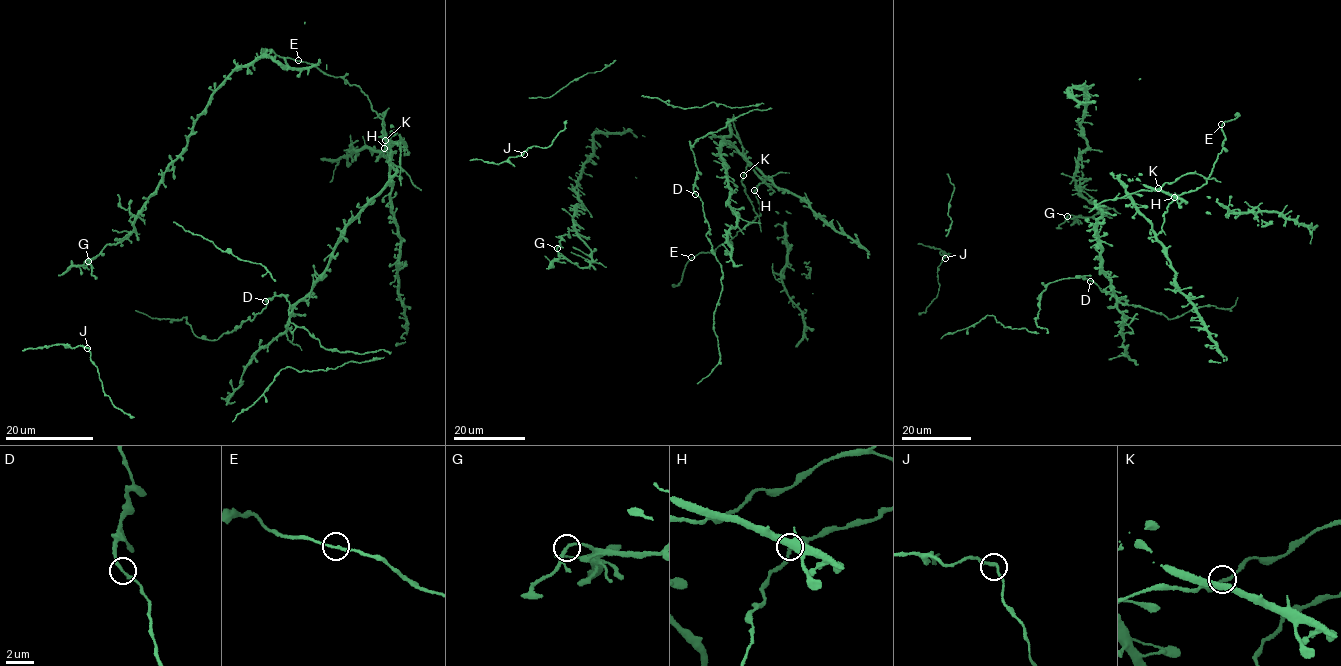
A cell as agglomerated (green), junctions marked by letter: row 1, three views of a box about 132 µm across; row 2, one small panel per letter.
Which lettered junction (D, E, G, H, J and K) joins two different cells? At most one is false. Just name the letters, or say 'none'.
none

